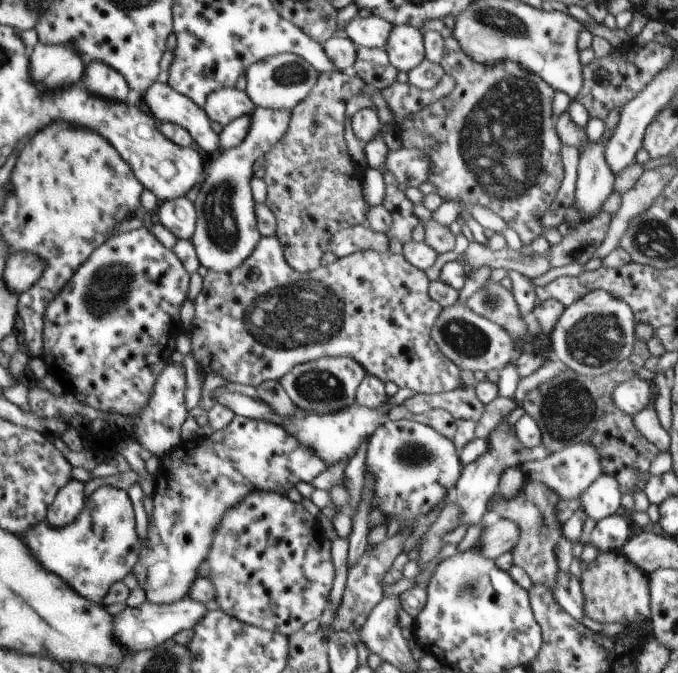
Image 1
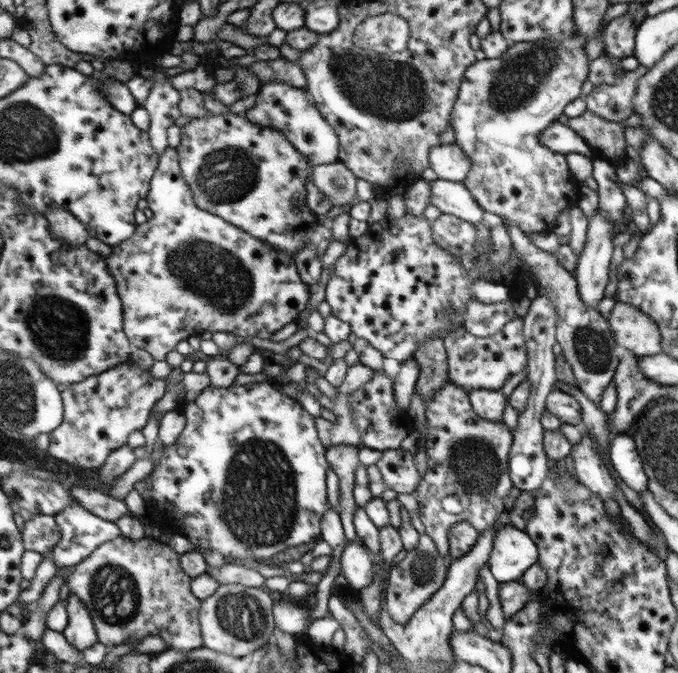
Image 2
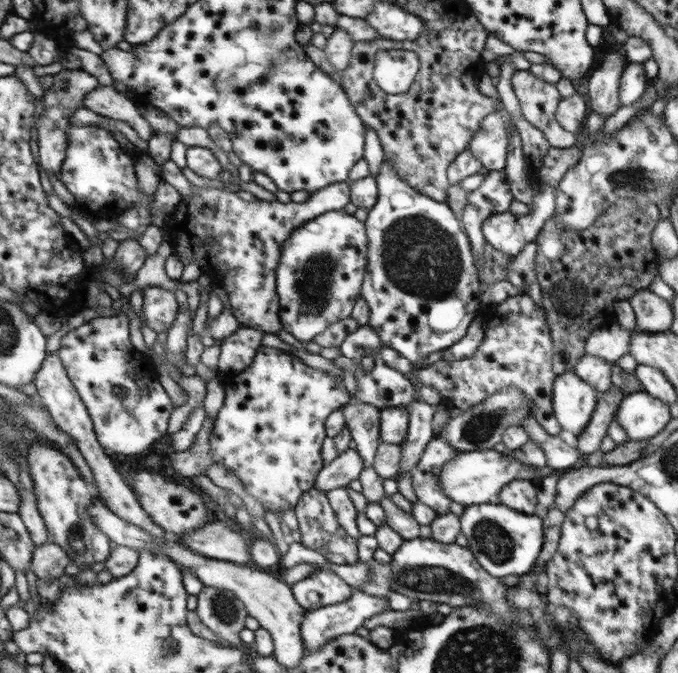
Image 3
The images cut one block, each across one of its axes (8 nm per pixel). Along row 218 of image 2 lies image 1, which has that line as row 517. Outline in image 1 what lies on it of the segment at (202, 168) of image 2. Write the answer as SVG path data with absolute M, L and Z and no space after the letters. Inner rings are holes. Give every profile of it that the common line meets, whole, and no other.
M272 491L250 493L239 505L228 510L207 556L211 566L209 578L217 590L215 601L222 611L249 625L287 636L298 632L306 622L318 619L328 606L328 594L336 576L332 556L324 552L320 525L302 503L292 502L286 495Z

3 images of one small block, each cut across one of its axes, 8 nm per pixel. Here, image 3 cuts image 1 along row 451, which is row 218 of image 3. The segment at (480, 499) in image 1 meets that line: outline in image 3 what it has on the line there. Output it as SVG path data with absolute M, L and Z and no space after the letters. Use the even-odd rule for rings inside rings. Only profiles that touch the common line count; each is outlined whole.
M540 181L535 189L540 196L529 214L516 216L508 210L482 222L484 240L510 259L522 254L523 248L535 241L546 219L554 215L555 188L548 181Z

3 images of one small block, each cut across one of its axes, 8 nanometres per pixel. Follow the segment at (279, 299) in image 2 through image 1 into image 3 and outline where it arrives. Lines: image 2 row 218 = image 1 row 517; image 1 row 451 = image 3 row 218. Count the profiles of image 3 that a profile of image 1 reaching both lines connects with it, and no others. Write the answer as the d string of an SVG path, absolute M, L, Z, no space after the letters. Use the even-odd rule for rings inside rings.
M349 181L329 184L312 193L306 202L264 201L254 194L239 189L228 192L216 187L199 187L192 184L194 194L182 197L170 214L170 220L161 227L165 230L173 253L182 263L187 265L195 262L203 273L214 280L214 286L220 286L230 301L233 316L240 326L254 330L262 330L265 334L275 334L280 328L279 302L276 294L276 267L280 264L280 255L283 254L285 244L292 236L296 227L318 217L318 215L333 210L340 211L350 202Z

